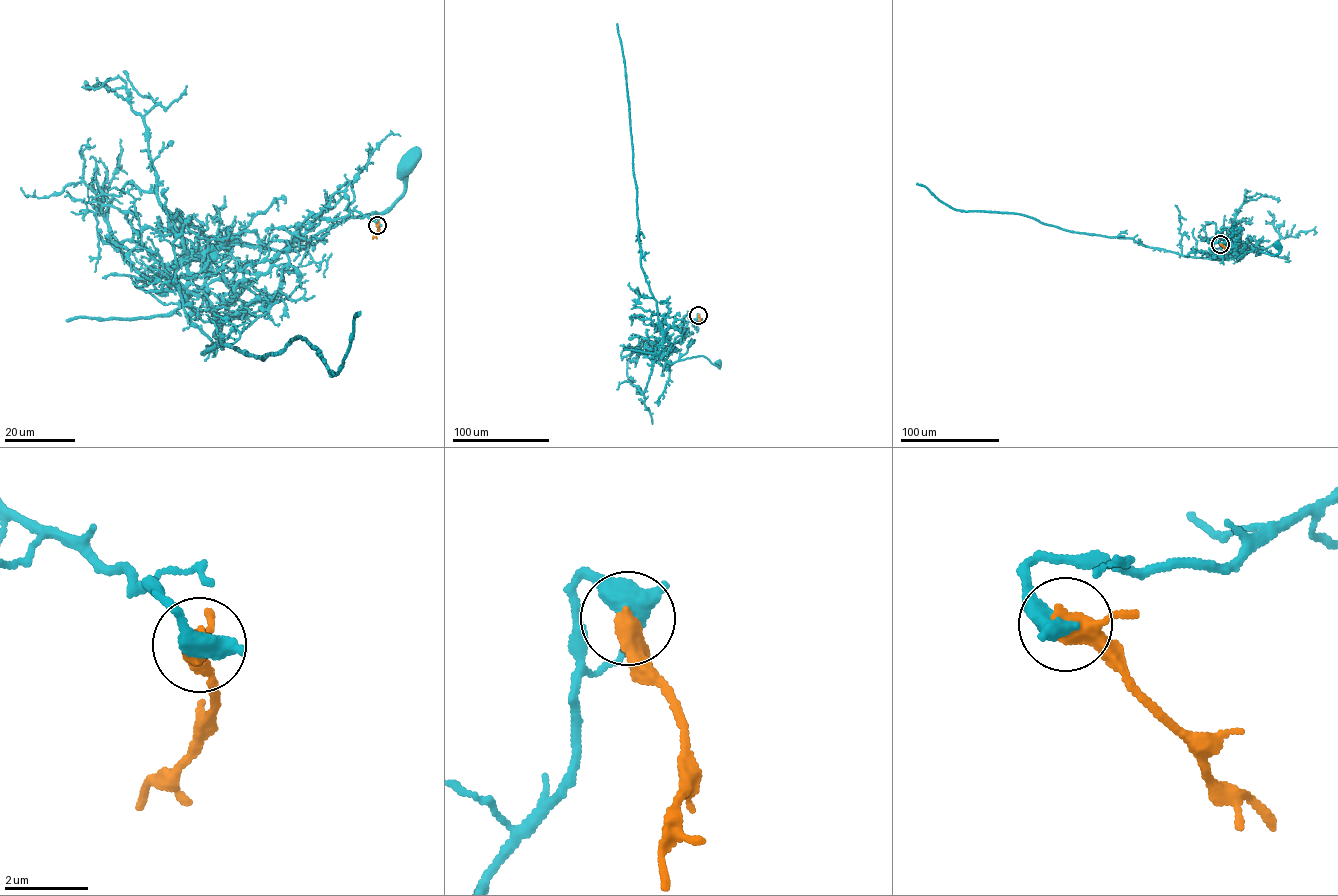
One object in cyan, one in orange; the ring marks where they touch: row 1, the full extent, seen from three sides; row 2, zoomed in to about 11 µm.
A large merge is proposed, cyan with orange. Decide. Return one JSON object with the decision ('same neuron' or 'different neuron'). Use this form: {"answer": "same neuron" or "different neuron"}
{"answer": "different neuron"}

